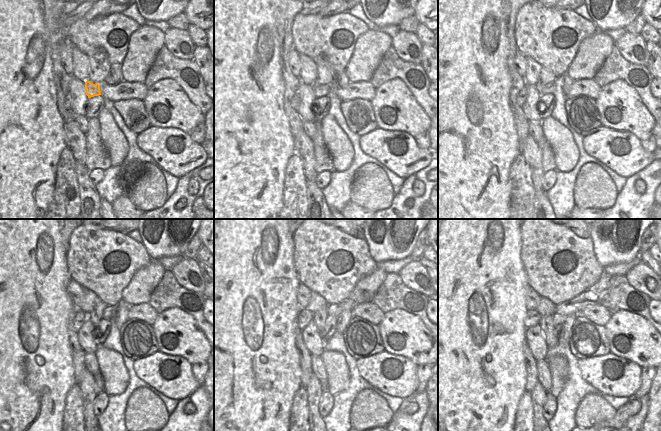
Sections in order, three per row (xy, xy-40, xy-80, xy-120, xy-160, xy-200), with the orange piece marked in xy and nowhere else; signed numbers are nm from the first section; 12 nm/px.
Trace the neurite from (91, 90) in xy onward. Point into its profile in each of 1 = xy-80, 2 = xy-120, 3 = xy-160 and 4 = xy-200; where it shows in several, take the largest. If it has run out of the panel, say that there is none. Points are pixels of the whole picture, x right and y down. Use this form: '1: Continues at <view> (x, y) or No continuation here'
1: Continues at xy-80 (549, 88)
2: Continues at xy-120 (109, 311)
3: Continues at xy-160 (333, 309)
4: Continues at xy-200 (593, 295).

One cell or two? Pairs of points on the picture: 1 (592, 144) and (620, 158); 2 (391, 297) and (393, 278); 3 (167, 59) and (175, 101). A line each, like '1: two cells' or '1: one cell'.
1: one cell
2: one cell
3: two cells

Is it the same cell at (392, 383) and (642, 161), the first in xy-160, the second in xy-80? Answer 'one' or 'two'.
one

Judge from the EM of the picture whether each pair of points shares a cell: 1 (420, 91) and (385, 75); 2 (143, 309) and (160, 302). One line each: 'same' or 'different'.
1: same
2: different

